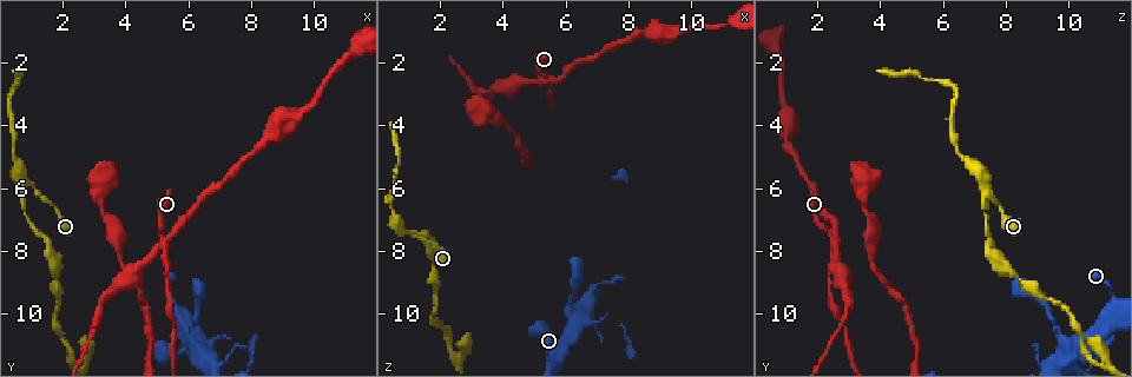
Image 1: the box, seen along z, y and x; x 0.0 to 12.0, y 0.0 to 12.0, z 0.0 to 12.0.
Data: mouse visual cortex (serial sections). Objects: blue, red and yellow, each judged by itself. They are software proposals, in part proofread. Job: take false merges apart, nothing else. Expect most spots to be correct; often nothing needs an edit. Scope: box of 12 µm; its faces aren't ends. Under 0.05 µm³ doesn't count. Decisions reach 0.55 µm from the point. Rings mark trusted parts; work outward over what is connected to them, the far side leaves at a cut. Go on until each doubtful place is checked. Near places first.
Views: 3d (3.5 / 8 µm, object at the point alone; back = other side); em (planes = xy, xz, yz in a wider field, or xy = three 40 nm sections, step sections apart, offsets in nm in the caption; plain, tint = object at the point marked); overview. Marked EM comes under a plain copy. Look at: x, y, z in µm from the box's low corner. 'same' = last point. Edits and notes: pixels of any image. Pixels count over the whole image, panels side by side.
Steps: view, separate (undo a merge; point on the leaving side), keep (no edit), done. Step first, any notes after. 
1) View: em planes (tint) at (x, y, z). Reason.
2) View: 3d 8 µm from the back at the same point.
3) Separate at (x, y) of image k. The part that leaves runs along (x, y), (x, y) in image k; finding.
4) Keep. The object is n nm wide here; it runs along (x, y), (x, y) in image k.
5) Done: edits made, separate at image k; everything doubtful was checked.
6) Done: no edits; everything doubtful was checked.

View: 3d 3.5 µm at (5.2, 7.7, 2.6). Abrupt turn.

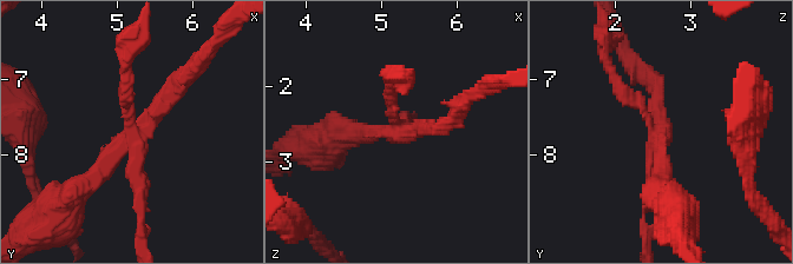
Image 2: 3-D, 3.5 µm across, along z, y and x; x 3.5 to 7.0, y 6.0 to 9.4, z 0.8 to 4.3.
View: em xy step 3 (tint) at (5.20, 7.70, 2.50). 4 arms meet here; the arms are 150, 200, 200, 250 nm wide; shape alone is not enough.

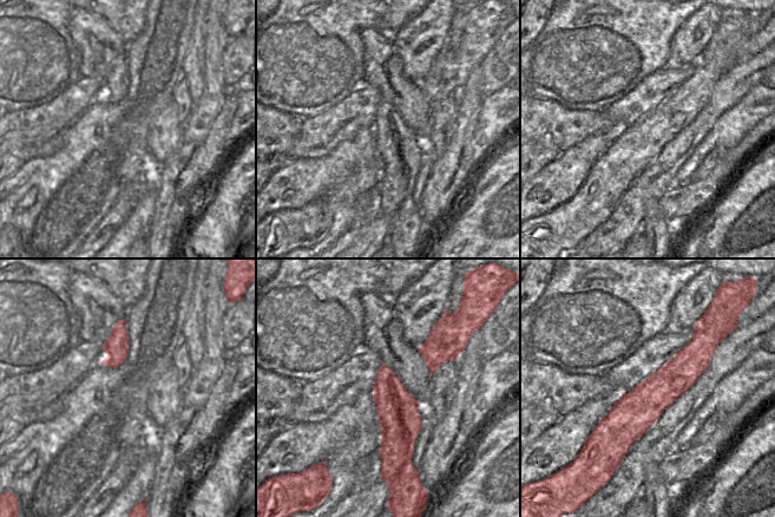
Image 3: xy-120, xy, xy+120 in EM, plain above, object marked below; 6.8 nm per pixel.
Separate at (94, 175) of image 2. A border runs along (395, 377), (391, 385), (392, 414) in image 3; a second cell is stuck on.

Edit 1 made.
View: overview.

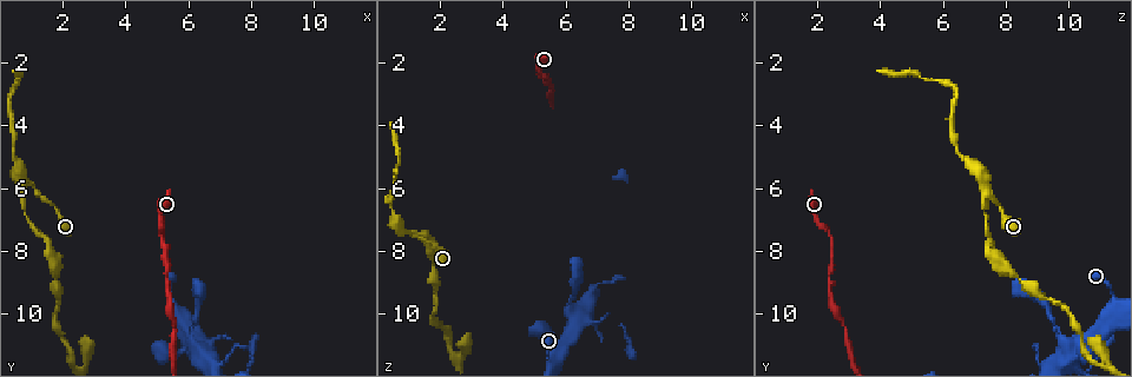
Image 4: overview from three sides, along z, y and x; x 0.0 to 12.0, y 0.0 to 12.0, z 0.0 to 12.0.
View: 3d 8 µm at (0.9, 5.8, 7.4). Two arms in line, one across.

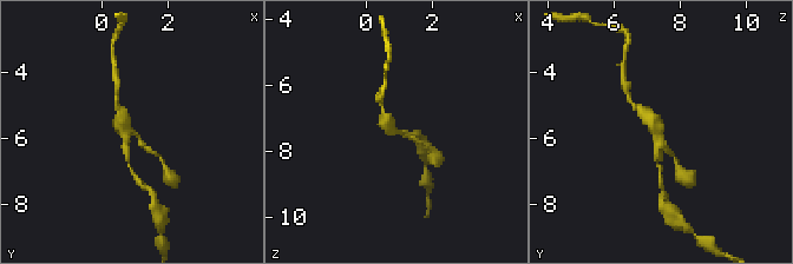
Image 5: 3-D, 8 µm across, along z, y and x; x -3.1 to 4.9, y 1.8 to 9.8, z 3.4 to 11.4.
View: em xy step 2 (tint) at (0.8, 5.7, 7.3). Now the EM.

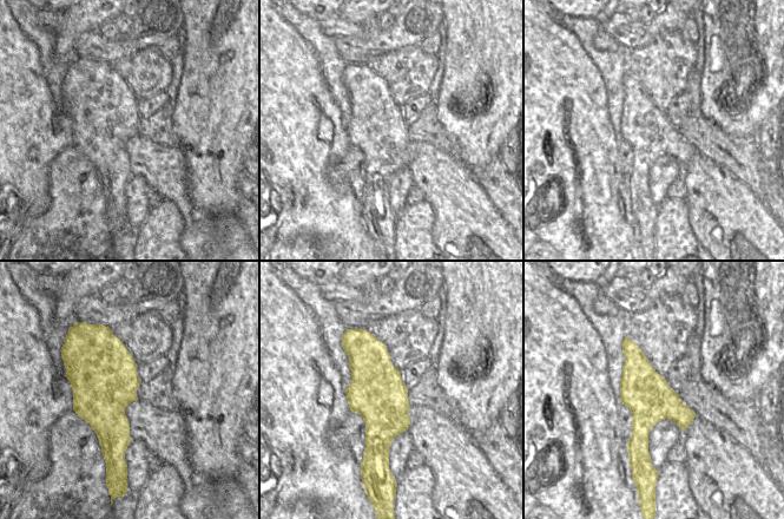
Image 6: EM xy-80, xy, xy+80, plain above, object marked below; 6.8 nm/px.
Keep. The arms are 150, 200, 350 nm wide; it runs along (349, 332), (376, 383), (382, 471) in image 6; one cell here.

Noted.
View: 3d 3.5 µm from the back at (6.1, 10.9, 9.9). Thin neck.

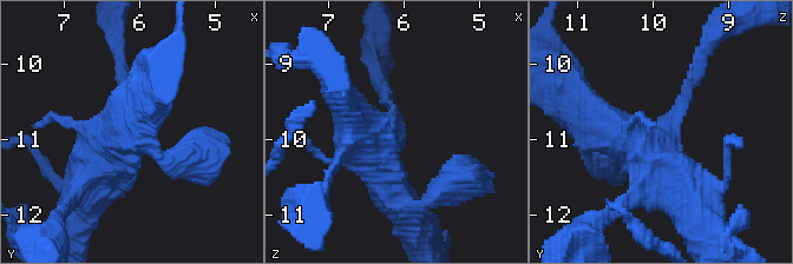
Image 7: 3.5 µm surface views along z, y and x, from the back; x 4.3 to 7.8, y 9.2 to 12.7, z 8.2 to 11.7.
View: em xy step 1 (tint) at the same point. Need the tissue.

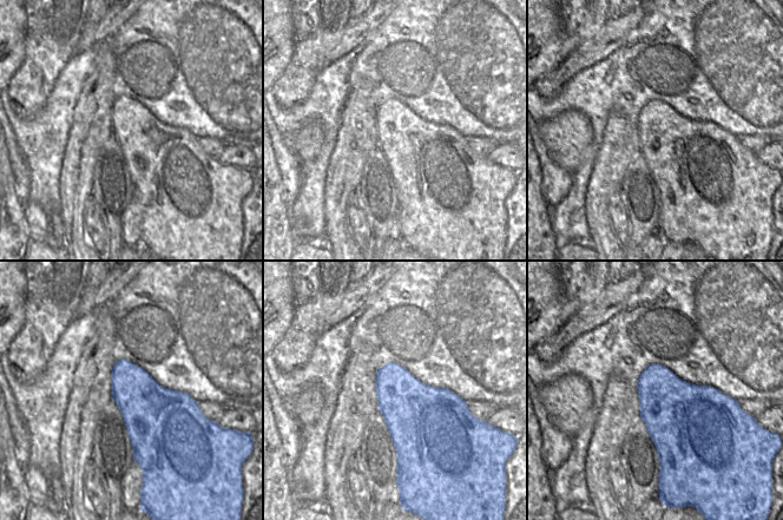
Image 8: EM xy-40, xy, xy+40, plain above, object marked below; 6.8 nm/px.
Keep. It runs along (578, 100), (688, 184) in image 7; continuous, no second cell.

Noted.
Done: edits made, separate at image 2; everything doubtful was checked.

